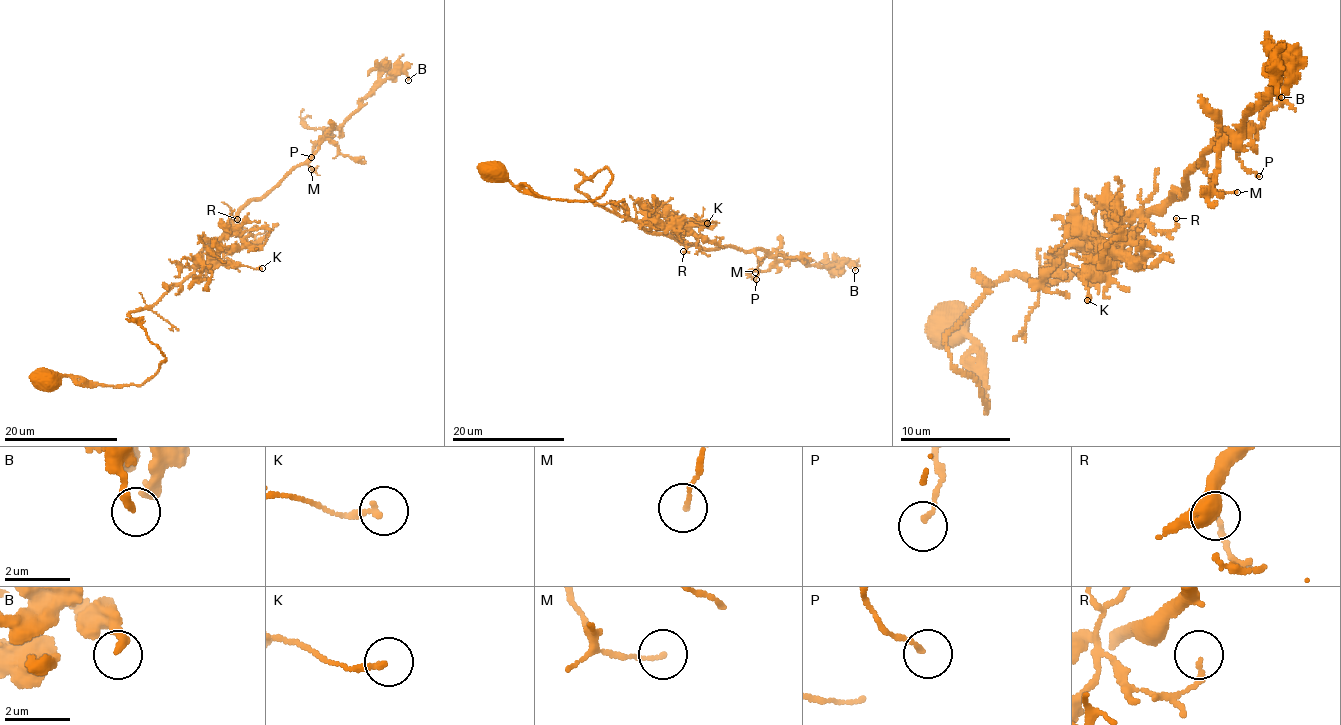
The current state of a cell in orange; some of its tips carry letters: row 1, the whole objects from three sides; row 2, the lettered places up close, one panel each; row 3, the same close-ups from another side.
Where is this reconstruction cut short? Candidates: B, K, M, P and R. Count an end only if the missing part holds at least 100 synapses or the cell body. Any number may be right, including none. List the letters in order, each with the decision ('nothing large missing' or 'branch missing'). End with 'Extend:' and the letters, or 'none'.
B: nothing large missing
K: nothing large missing
M: nothing large missing
P: nothing large missing
R: nothing large missing
Extend: none

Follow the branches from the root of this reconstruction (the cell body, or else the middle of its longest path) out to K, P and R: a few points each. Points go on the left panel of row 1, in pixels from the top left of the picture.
K: (51, 380), (64, 375), (105, 385), (143, 384), (165, 355), (128, 315), (152, 308), (202, 266), (262, 268)
P: (51, 380), (143, 384), (165, 355), (128, 315), (188, 278), (242, 209), (319, 142), (311, 157)
R: (51, 380), (143, 384), (165, 355), (128, 315), (152, 308), (201, 267), (232, 225), (240, 228), (237, 219)

